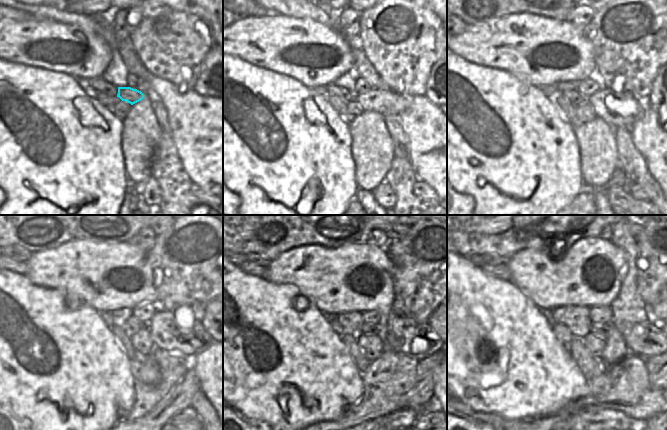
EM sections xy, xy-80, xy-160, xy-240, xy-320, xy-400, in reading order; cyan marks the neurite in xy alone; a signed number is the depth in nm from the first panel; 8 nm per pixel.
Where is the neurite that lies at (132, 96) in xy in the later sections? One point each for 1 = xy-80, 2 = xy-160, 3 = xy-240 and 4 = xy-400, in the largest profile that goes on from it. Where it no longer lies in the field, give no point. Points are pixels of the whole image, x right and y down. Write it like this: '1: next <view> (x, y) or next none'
1: next xy-80 (371, 101)
2: next xy-160 (597, 99)
3: next xy-240 (161, 341)
4: next xy-400 (646, 345)

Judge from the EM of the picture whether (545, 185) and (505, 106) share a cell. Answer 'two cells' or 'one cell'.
one cell

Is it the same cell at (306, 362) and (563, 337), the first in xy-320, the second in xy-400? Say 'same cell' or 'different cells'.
different cells

